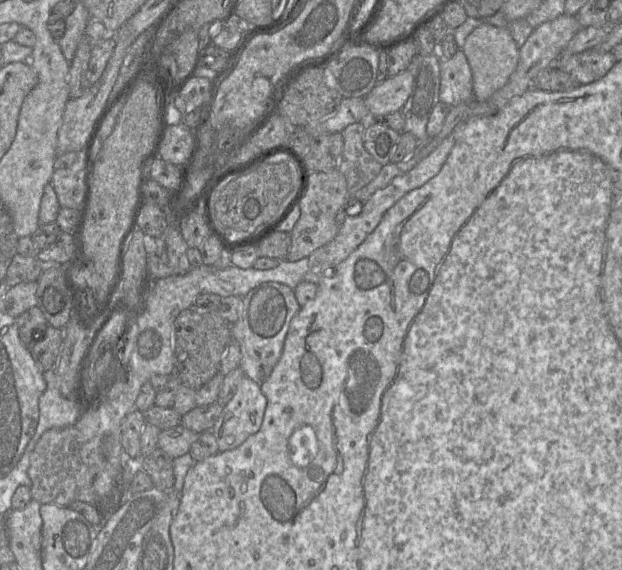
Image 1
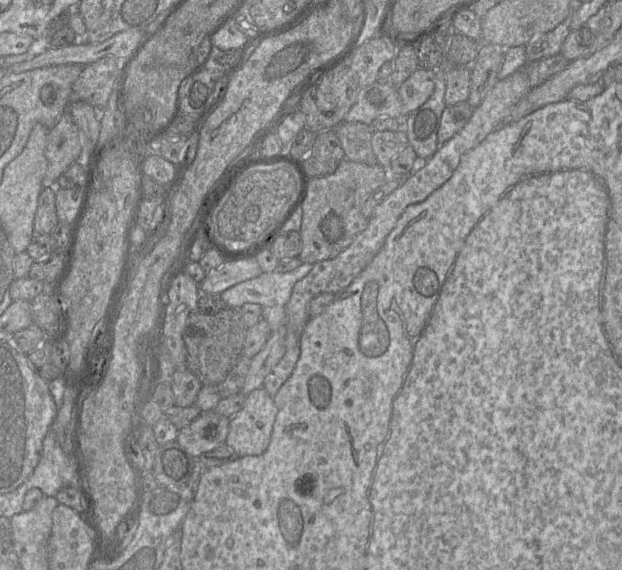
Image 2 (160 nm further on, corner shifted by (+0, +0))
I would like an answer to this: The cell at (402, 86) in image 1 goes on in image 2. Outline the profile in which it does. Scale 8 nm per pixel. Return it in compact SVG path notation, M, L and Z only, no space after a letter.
M418 68L397 87L406 114L418 109L432 95L436 83L436 69Z

